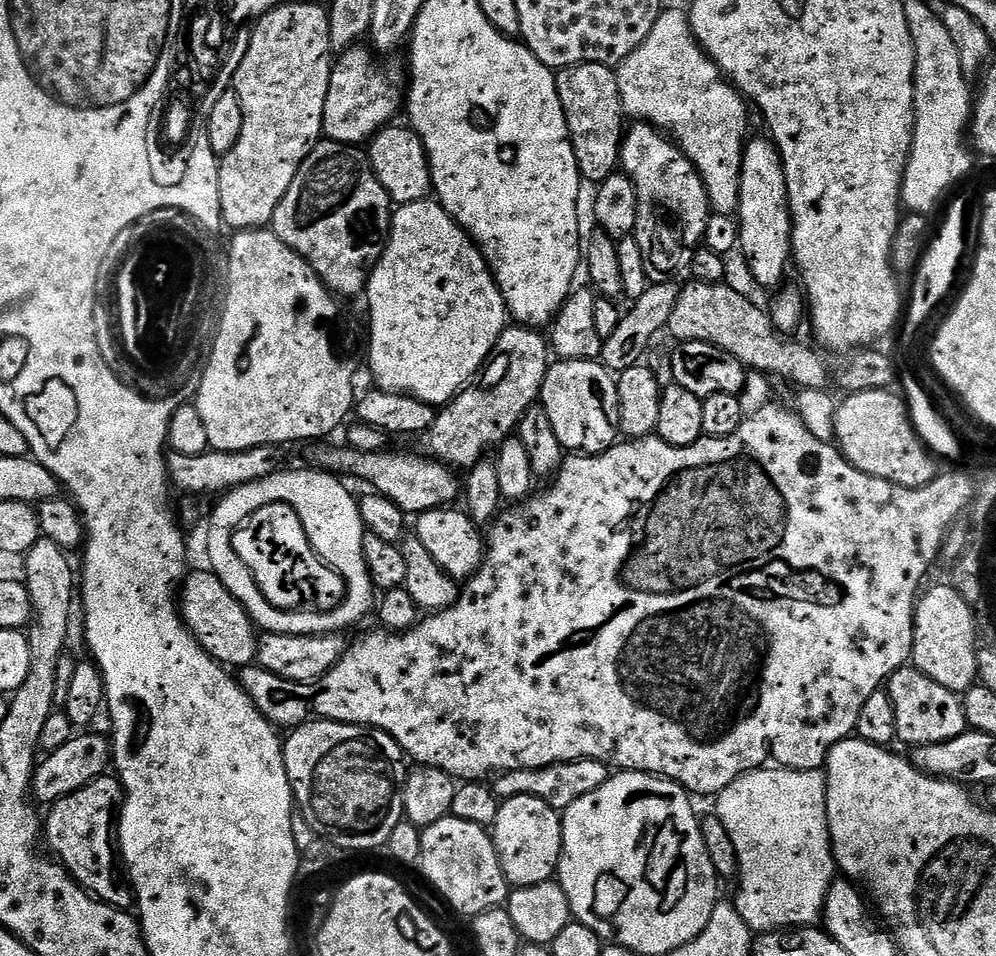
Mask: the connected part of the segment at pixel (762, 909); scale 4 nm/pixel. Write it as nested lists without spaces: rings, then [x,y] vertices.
[[[765,766],[730,782],[718,793],[716,802],[715,815],[730,834],[738,858],[740,889],[734,905],[752,932],[815,925],[834,879],[825,773]]]

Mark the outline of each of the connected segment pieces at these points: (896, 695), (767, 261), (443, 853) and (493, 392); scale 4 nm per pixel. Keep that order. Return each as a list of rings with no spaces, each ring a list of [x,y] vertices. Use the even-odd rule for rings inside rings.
[[[914,666],[898,669],[886,681],[886,691],[894,706],[894,722],[896,723],[896,740],[907,746],[937,744],[953,740],[967,731],[963,703],[959,695],[946,686],[938,686],[926,674],[922,674]]]
[[[767,135],[754,136],[745,143],[740,171],[738,248],[748,259],[753,278],[767,290],[775,290],[785,279],[784,271],[790,268],[792,260],[792,211],[788,208],[788,187],[784,164],[780,161],[780,149]]]
[[[449,815],[438,822],[434,822],[429,828],[421,831],[422,854],[418,865],[419,871],[424,871],[424,876],[448,899],[452,908],[465,912],[468,918],[474,918],[491,908],[499,908],[507,901],[510,891],[508,879],[500,865],[500,859],[496,853],[496,841],[490,835],[489,829],[478,826],[474,822],[462,822],[462,818]]]
[[[527,326],[505,327],[503,334],[498,338],[496,351],[488,363],[480,369],[478,375],[453,400],[448,401],[437,411],[436,421],[423,433],[423,451],[433,460],[447,464],[453,470],[469,470],[480,460],[489,455],[491,450],[499,449],[505,440],[517,431],[520,420],[540,399],[540,387],[546,378],[550,367],[550,344],[547,339],[540,337],[541,333],[535,328]]]

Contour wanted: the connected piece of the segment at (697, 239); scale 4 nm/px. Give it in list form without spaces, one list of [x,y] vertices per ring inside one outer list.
[[[636,122],[625,131],[624,143],[620,145],[619,167],[623,175],[634,182],[638,194],[638,222],[635,238],[646,261],[646,274],[652,284],[666,284],[677,279],[679,272],[687,273],[697,248],[701,247],[710,215],[708,187],[702,182],[698,170],[686,158],[686,154],[659,128]]]

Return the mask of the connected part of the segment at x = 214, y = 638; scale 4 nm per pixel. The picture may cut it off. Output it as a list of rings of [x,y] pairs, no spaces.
[[[210,570],[185,575],[178,592],[178,607],[184,625],[196,635],[196,640],[215,660],[239,670],[251,665],[258,656],[258,629],[248,617],[248,612],[222,586],[222,582]]]

